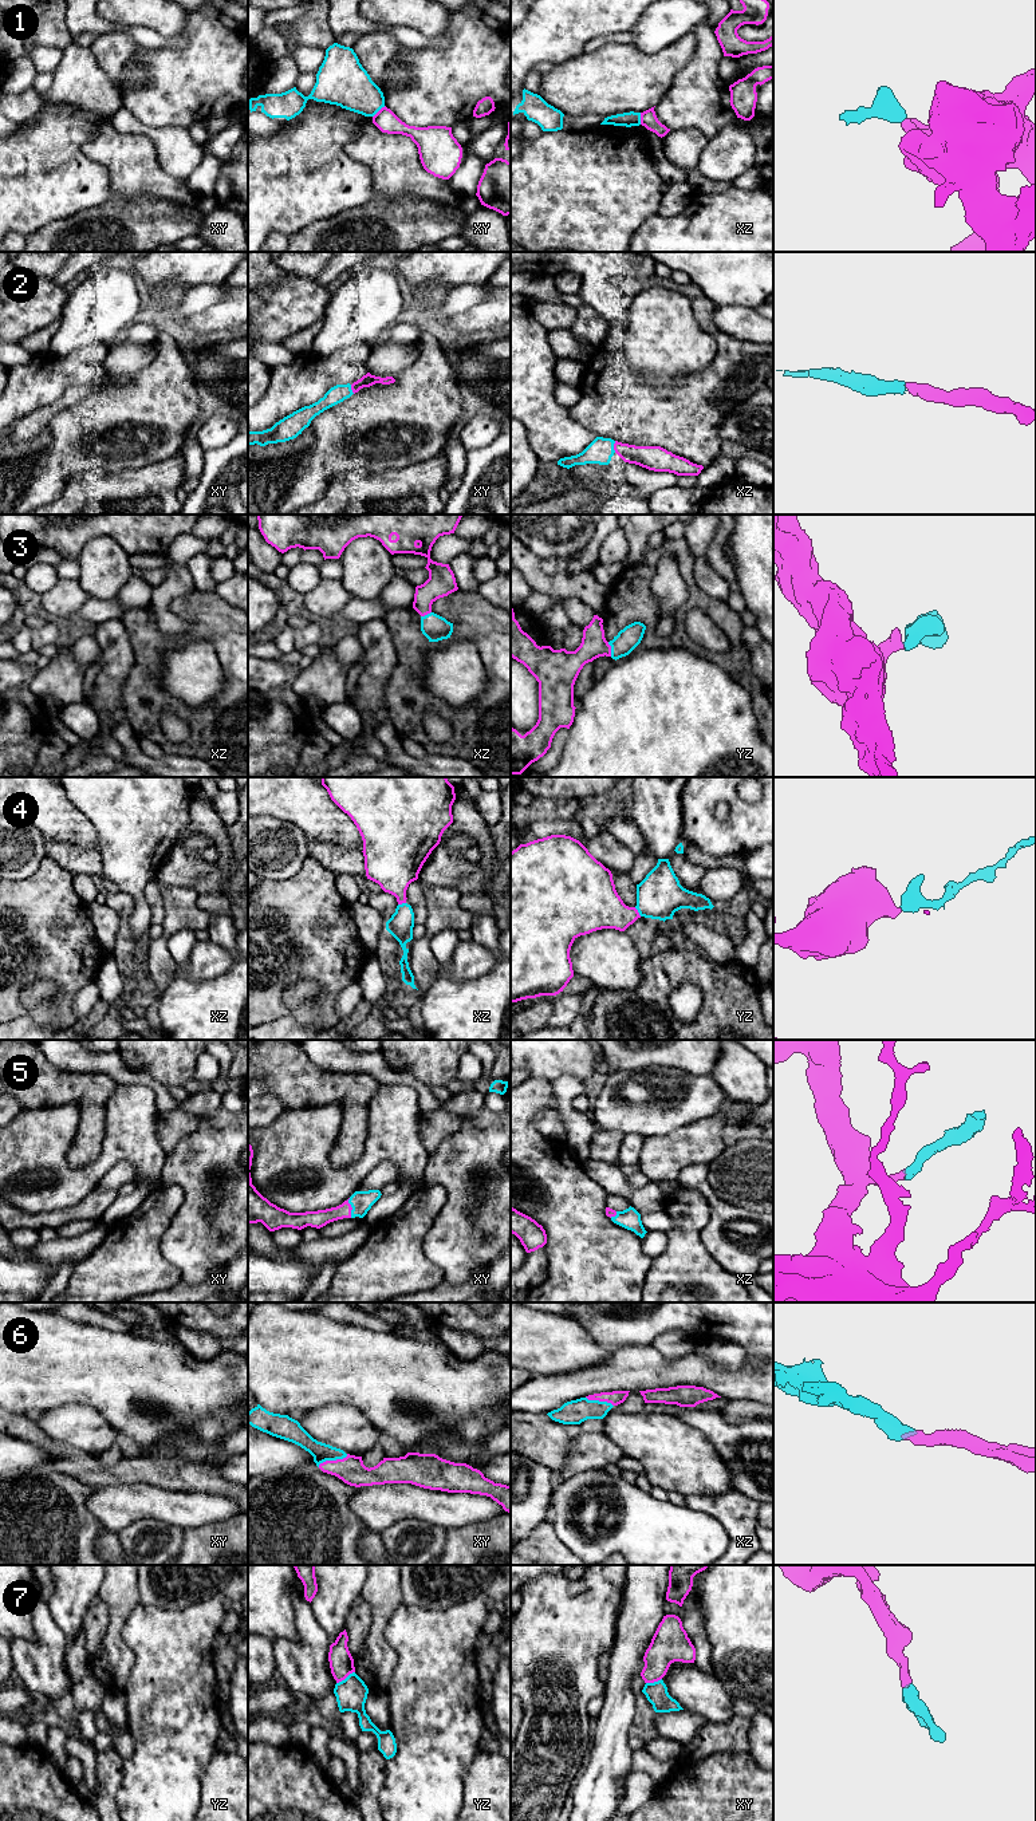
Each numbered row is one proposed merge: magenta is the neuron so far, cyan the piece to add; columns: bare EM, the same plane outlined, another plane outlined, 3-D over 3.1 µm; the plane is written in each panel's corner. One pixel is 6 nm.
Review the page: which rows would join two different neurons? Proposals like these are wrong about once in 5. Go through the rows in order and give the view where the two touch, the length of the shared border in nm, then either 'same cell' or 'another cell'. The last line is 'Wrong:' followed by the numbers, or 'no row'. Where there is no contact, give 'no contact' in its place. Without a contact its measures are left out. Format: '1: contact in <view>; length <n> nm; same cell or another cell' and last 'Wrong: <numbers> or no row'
1: contact in xy; length 100 nm; another cell
2: contact in xz; length 70 nm; same cell
3: contact in yz; length 90 nm; same cell
4: contact in yz; length 70 nm; same cell
5: contact in xy; length 120 nm; same cell
6: contact in xy; length 200 nm; same cell
7: contact in yz; length 130 nm; another cell
Wrong: 1, 7

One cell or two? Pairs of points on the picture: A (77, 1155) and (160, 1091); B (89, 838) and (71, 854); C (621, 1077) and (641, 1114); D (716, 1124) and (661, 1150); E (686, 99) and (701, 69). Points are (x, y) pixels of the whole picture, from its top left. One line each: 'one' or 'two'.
A: two
B: two
C: one
D: one
E: one

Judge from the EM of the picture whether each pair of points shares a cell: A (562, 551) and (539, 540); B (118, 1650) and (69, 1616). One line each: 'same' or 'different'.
A: same
B: different

